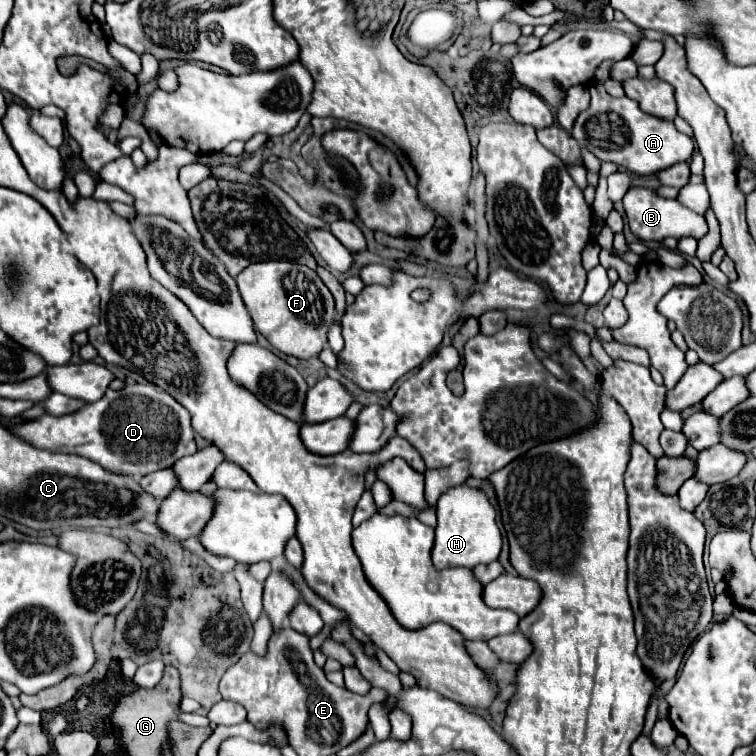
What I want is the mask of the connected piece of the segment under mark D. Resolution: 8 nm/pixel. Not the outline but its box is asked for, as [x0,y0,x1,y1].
[11,384,197,478]

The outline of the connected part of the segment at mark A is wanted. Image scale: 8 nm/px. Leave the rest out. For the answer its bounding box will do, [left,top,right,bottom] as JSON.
[571,84,693,176]

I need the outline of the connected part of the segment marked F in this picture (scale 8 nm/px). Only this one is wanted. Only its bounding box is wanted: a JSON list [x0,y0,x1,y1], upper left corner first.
[237,260,335,360]

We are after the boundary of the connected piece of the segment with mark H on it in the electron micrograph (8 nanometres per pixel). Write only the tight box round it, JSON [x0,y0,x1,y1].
[433,484,503,568]

